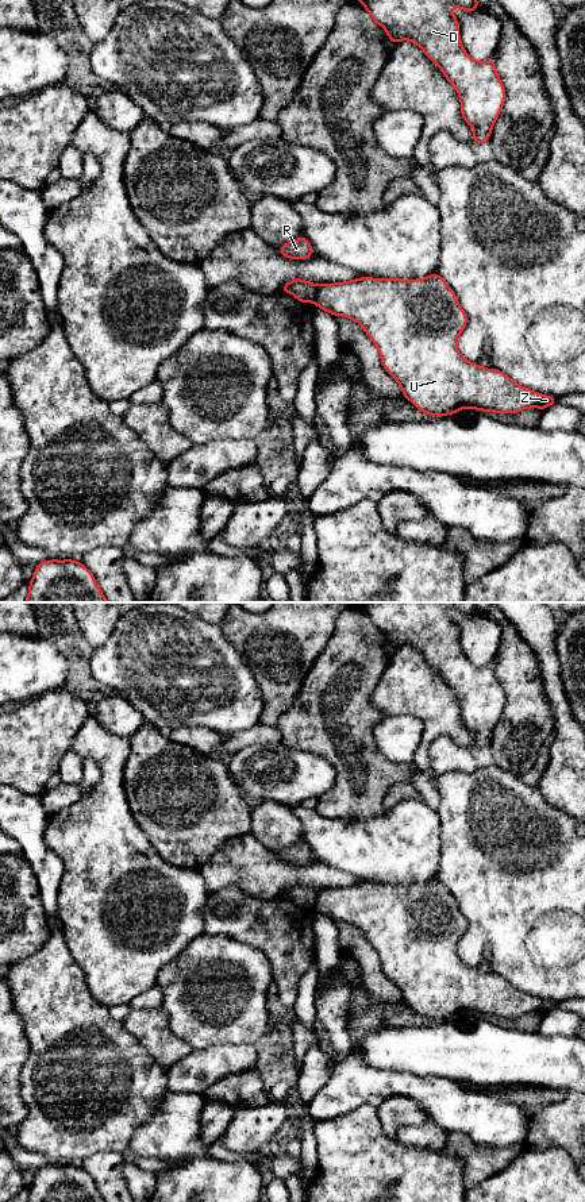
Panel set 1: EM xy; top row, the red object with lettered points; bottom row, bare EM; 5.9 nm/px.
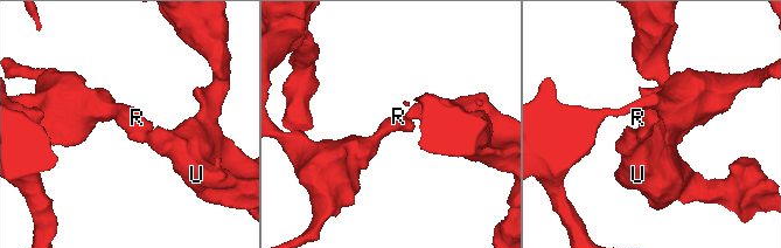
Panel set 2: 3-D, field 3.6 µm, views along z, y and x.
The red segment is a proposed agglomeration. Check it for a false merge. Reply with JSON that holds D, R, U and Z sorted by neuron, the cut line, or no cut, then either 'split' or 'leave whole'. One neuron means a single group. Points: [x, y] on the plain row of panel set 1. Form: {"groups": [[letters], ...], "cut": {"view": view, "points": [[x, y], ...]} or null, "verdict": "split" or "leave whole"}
{"groups": [["D", "U", "Z"], ["R"]], "cut": {"view": "xy", "points": [[319, 890], [314, 906]]}, "verdict": "split"}

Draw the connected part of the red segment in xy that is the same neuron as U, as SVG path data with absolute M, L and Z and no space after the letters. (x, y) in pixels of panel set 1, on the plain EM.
M435 877L426 883L372 883L362 882L346 887L319 890L315 909L334 921L346 921L359 928L380 956L384 974L397 986L403 1001L416 1013L432 1022L458 1018L462 1013L497 1018L517 1018L528 1013L546 1014L557 1009L557 1002L544 1001L512 986L496 974L485 974L467 967L457 953L457 944L467 929L467 921L458 902L443 883Z

